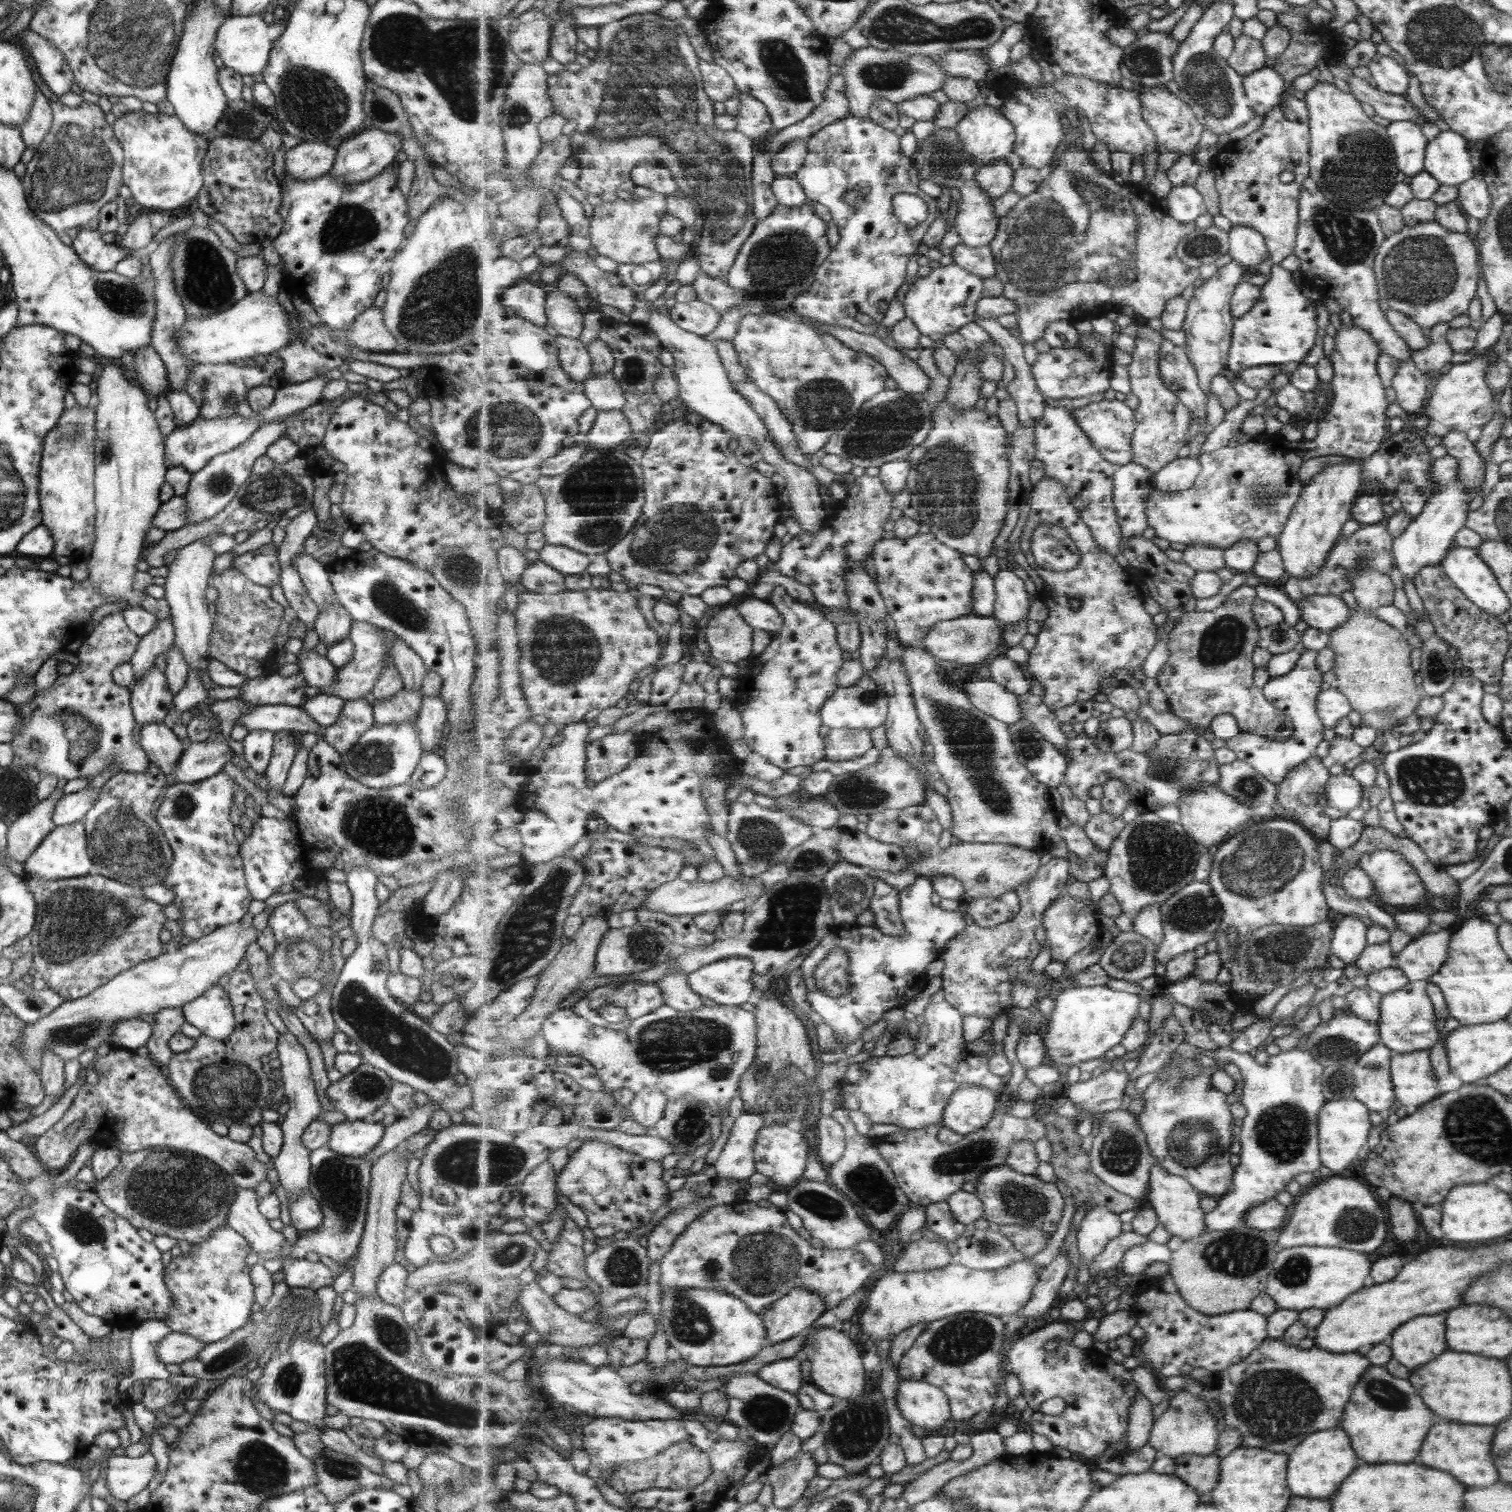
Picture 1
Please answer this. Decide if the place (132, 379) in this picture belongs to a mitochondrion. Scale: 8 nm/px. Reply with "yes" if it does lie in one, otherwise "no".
no

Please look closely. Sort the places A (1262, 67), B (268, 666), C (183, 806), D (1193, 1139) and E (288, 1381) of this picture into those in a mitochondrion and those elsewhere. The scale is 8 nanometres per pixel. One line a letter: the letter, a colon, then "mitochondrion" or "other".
A: other
B: other
C: mitochondrion
D: mitochondrion
E: mitochondrion

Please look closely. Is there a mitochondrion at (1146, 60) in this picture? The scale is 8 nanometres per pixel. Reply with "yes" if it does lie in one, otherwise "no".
yes

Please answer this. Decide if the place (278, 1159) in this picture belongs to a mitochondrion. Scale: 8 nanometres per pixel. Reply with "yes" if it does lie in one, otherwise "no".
no

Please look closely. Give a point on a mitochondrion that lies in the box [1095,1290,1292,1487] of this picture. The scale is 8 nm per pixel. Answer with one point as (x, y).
(1117, 1455)

